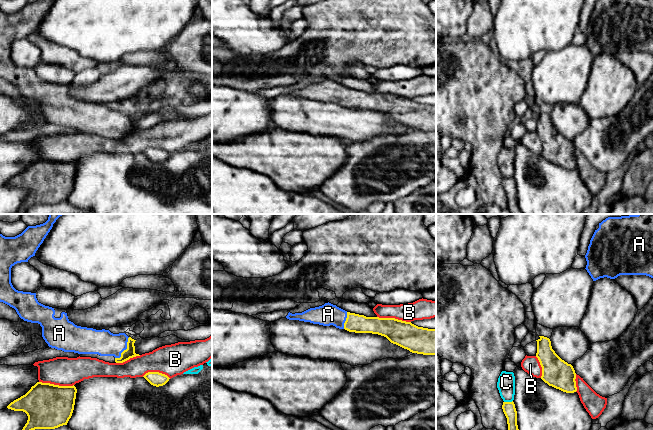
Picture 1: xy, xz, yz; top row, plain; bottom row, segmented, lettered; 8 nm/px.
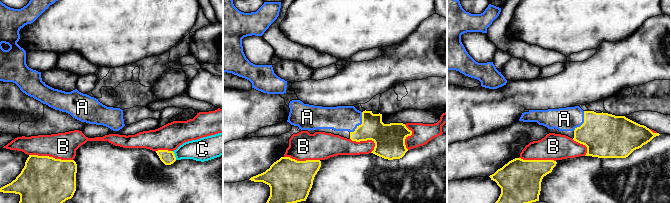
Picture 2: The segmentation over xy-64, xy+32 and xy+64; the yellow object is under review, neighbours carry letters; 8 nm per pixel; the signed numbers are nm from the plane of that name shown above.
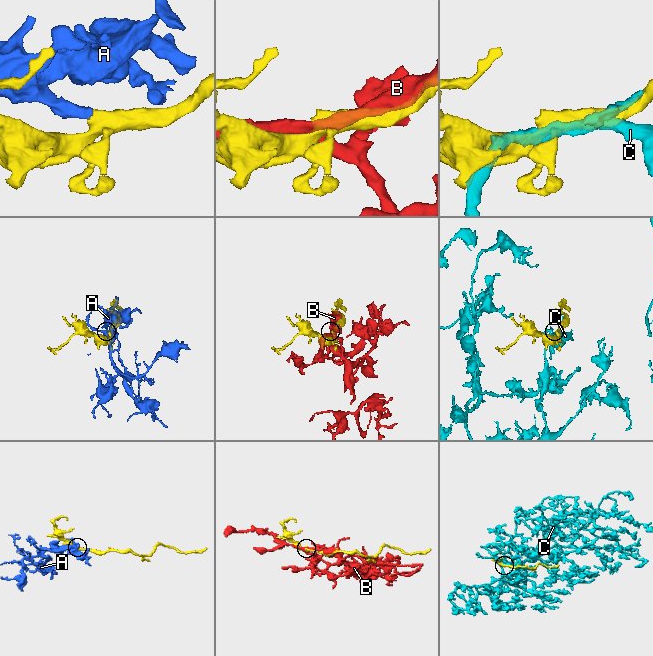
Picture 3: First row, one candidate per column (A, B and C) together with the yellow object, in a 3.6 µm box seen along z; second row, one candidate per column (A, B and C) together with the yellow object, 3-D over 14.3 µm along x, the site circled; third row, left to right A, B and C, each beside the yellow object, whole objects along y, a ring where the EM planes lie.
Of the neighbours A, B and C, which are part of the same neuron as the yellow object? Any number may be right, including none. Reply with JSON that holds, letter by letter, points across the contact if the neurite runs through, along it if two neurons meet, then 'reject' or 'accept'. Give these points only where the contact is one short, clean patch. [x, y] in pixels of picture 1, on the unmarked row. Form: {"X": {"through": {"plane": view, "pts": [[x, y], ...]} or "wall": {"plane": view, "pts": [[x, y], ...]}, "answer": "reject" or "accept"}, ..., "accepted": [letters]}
{"A": {"through": {"plane": "xy", "pts": [[129, 129], [126, 125], [119, 121], [102, 118]]}, "answer": "accept"}, "B": {"answer": "reject"}, "C": {"answer": "reject"}, "accepted": ["A"]}

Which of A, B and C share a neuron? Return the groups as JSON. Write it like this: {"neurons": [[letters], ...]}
{"neurons": [["A"], ["B"], ["C"]]}

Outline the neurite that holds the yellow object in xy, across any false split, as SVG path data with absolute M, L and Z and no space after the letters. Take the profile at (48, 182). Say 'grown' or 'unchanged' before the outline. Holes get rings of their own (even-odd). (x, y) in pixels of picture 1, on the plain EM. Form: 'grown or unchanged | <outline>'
unchanged | M37 158L7 184L23 187L28 196L23 205L12 214L25 214L35 205L55 205L67 201L72 192L77 165L73 162L59 162Z

